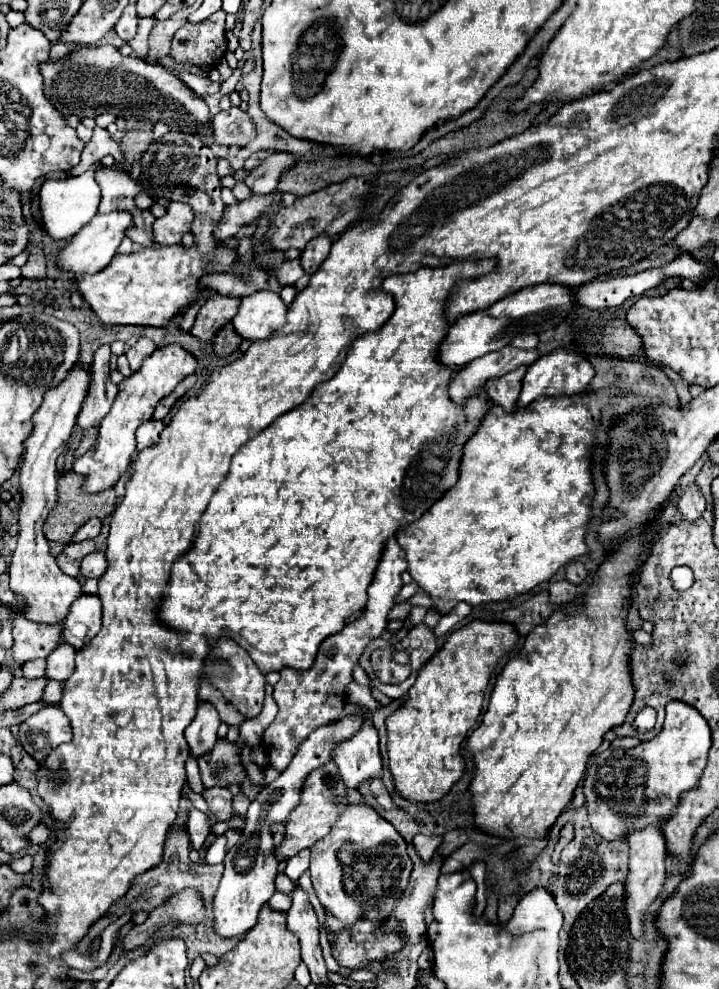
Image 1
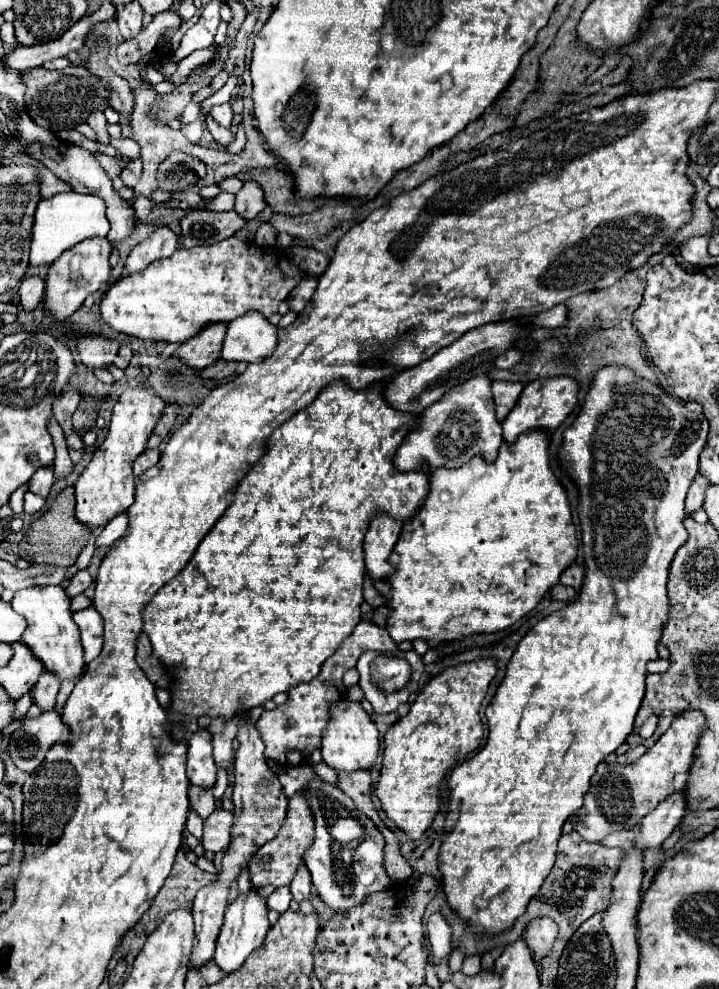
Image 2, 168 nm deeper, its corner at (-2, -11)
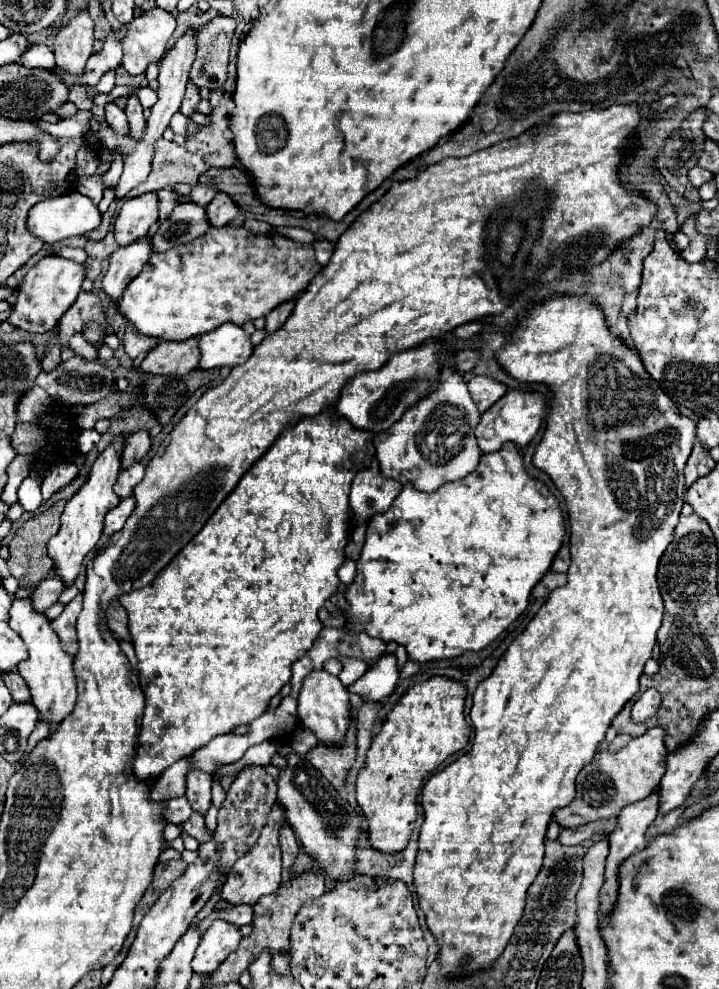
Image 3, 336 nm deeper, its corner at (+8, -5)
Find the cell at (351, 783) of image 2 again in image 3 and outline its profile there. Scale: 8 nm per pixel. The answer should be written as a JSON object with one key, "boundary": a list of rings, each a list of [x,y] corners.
{"boundary":[[[349,729],[349,741],[345,741],[345,749],[321,749],[317,745],[313,751],[307,753],[307,759],[313,767],[317,767],[327,781],[333,785],[345,785],[347,773],[357,757],[357,745],[355,745],[355,729]]]}

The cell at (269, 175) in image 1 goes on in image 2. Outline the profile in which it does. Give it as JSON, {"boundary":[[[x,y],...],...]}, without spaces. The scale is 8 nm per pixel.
{"boundary":[[[243,183],[241,191],[235,195],[235,207],[233,207],[245,221],[253,219],[265,209],[265,199],[263,191],[257,183]]]}

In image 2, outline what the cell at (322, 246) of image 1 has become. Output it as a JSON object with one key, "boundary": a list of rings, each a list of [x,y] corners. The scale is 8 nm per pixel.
{"boundary":[[[307,277],[307,279],[303,279],[303,281],[299,283],[299,287],[291,293],[289,309],[299,315],[299,313],[303,311],[303,307],[309,303],[309,299],[311,299],[315,287],[317,287],[317,277]]]}

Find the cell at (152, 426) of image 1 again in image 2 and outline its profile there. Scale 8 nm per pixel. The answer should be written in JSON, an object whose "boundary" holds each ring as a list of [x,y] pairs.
{"boundary":[[[147,449],[147,451],[143,451],[137,459],[135,459],[135,463],[133,463],[133,477],[135,477],[135,481],[147,471],[147,469],[151,469],[157,461],[159,461],[159,449]]]}

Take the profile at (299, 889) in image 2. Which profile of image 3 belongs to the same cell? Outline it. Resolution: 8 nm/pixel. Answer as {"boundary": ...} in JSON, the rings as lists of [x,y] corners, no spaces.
{"boundary":[[[287,823],[281,827],[281,851],[283,851],[283,869],[291,869],[295,863],[299,845]]]}

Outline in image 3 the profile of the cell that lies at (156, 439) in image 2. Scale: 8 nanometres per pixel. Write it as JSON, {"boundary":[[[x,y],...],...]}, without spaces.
{"boundary":[[[141,427],[137,433],[131,433],[127,439],[127,447],[123,451],[123,469],[127,469],[129,465],[133,465],[135,461],[141,461],[151,449],[151,435],[147,427]]]}

